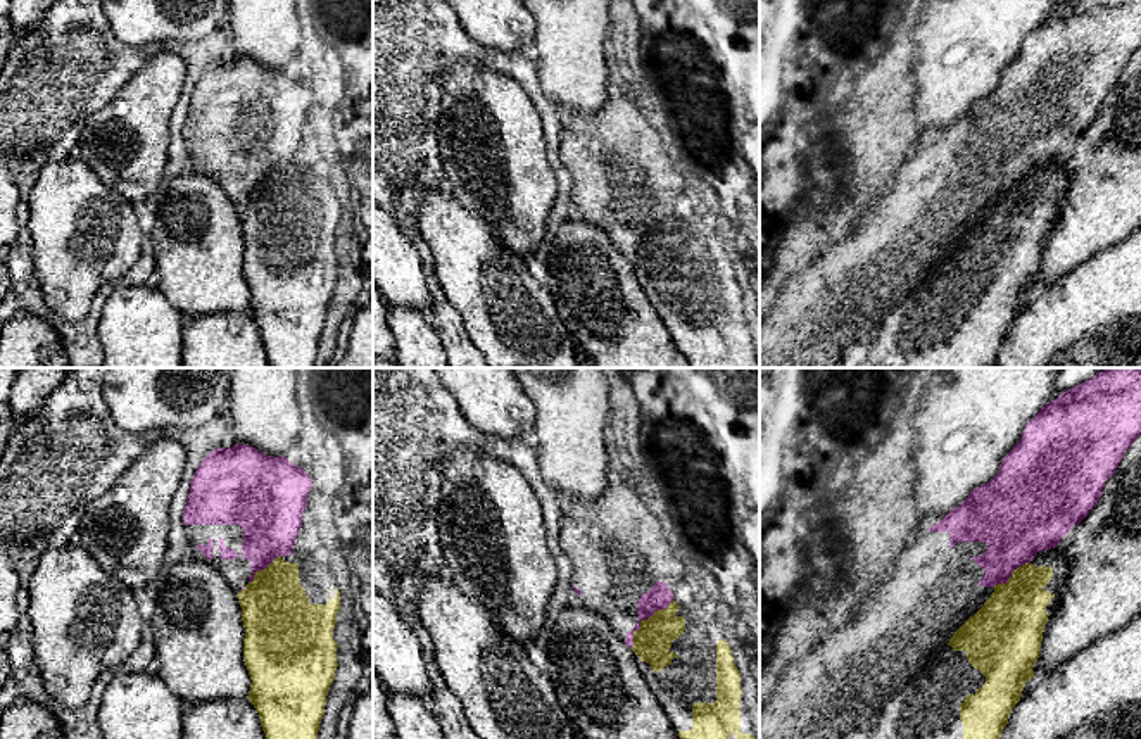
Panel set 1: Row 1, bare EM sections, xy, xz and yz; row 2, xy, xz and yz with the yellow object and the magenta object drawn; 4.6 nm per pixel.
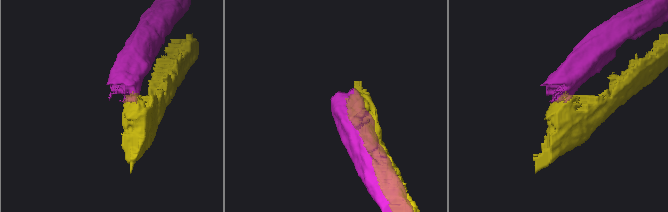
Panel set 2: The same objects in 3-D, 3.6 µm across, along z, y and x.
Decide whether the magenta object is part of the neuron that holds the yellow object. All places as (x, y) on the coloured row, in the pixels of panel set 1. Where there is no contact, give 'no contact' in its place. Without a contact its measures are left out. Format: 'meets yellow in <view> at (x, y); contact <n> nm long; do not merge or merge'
meets yellow in xz at (644, 620); contact 300 nm long; do not merge

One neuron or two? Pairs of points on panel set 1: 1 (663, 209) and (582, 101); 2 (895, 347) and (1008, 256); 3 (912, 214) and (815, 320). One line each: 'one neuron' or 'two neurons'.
1: two neurons
2: one neuron
3: one neuron

